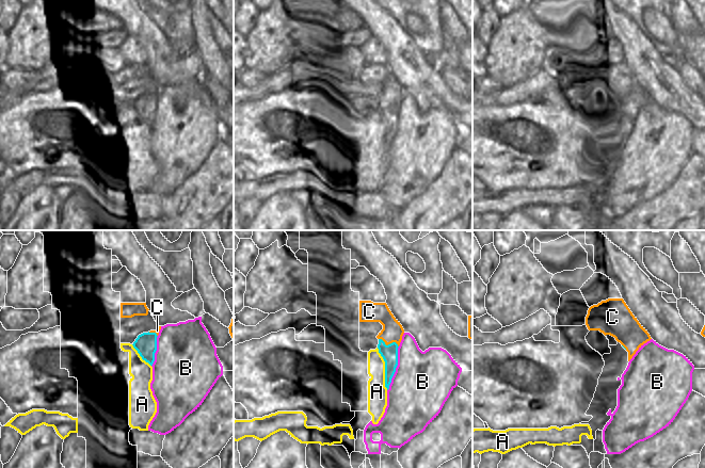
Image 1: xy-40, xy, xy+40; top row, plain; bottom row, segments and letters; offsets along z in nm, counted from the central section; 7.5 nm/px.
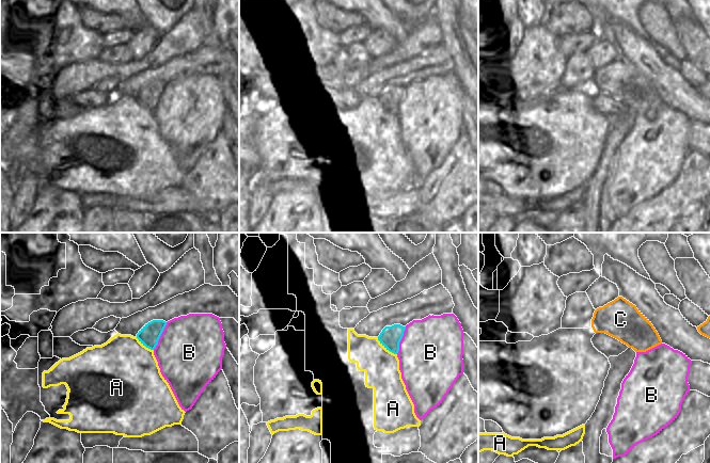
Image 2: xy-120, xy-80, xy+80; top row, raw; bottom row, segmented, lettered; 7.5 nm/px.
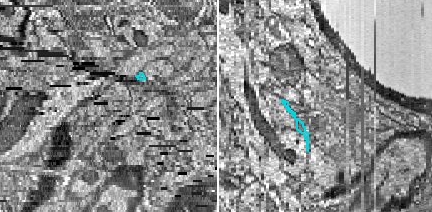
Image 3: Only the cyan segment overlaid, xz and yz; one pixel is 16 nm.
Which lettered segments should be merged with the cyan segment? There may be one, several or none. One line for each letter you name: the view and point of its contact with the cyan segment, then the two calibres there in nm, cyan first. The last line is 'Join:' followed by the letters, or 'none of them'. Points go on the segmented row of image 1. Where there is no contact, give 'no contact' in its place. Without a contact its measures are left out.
Join: none of them

